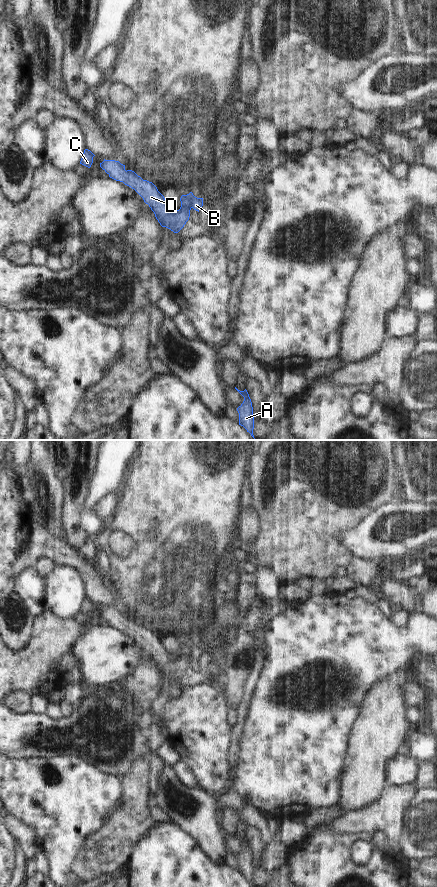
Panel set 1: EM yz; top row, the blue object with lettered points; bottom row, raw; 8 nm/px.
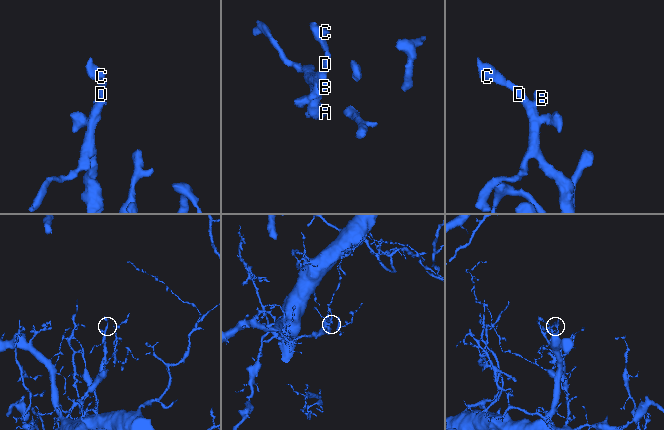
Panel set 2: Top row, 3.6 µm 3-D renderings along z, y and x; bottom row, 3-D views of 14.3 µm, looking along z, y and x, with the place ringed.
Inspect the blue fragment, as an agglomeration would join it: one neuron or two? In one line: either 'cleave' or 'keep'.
keep

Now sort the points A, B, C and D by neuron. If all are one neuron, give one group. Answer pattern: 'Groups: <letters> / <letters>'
Groups: A B C D

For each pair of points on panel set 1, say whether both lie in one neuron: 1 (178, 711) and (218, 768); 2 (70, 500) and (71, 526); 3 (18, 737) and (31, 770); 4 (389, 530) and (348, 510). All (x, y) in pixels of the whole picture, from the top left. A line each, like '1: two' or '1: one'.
1: one
2: one
3: two
4: two

